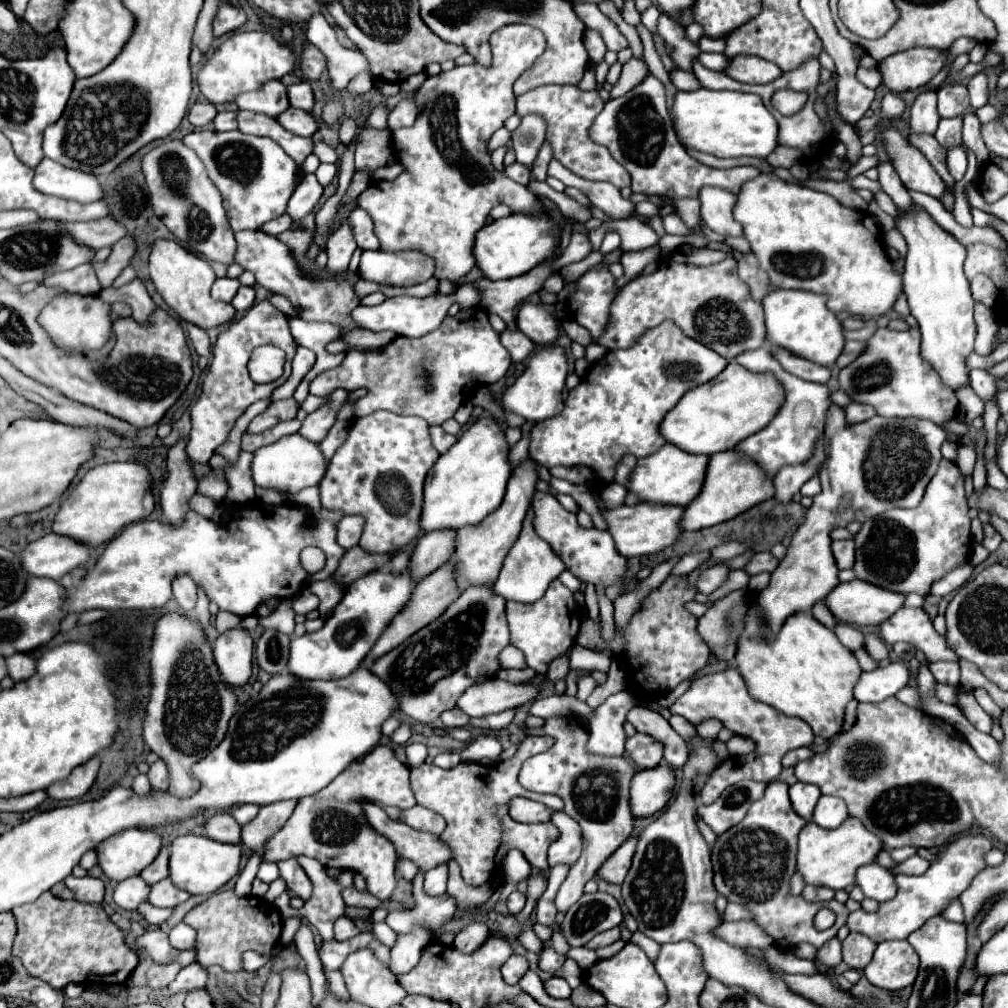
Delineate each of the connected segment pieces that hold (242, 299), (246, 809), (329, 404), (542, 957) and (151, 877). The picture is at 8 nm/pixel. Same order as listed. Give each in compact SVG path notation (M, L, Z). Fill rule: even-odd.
M241 286L239 292L235 294L235 298L231 300L231 304L233 304L235 310L243 312L243 310L253 306L253 300L255 300L255 290L251 286Z
M243 804L243 806L233 806L231 810L229 810L229 814L239 822L239 824L245 824L245 822L249 822L249 820L253 820L255 818L255 814L259 812L259 806L255 806L255 804Z
M345 388L333 390L333 392L327 396L327 402L325 402L319 410L315 410L313 414L309 414L309 416L303 420L303 426L301 426L299 434L305 436L307 440L319 444L319 442L327 436L327 432L331 430L331 426L335 424L337 414L339 414L339 410L343 408L343 404L347 402L347 398L349 398L349 392L347 392Z
M545 942L543 944L543 950L539 952L539 968L543 972L551 972L553 974L553 972L557 972L561 968L563 962L565 962L565 956L563 954L557 954L555 948L549 942Z
M163 846L159 856L155 858L155 862L151 866L147 866L143 872L141 872L141 878L151 886L159 880L163 880L167 876L167 858L171 856L171 846Z

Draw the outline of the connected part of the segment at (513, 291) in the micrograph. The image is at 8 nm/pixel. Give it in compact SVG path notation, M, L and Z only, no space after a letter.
M545 262L523 276L499 282L493 282L489 278L479 278L473 282L473 286L479 290L481 304L485 306L485 310L501 316L507 322L507 328L517 328L515 308L519 306L519 302L527 300L533 292L539 292L543 288L545 278L551 272L553 272L551 264Z

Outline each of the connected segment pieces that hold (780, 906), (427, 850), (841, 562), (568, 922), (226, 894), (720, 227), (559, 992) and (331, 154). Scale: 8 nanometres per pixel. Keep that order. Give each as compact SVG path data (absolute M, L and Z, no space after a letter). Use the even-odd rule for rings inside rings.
M769 782L765 788L763 798L759 798L759 802L751 804L751 810L747 812L747 816L743 818L743 822L739 822L739 826L733 826L731 830L727 830L725 834L721 834L711 850L711 860L713 860L713 884L717 888L717 892L721 896L725 896L729 902L737 902L743 904L747 910L751 910L755 914L755 922L771 936L775 938L777 946L781 948L795 948L801 942L809 942L815 948L823 946L827 940L831 940L837 930L847 922L849 910L845 908L845 904L839 904L837 900L829 900L829 902L807 902L801 896L791 896L789 894L789 878L795 874L795 850L797 850L797 834L799 830L807 824L803 818L799 818L799 814L795 814L789 794L787 794L789 786L785 782ZM821 908L829 908L835 912L837 920L829 930L817 930L813 926L813 918Z
M363 802L363 812L367 816L367 822L381 836L387 836L387 840L393 842L397 854L409 858L421 872L427 872L437 864L445 864L451 860L451 850L439 840L439 836L419 832L391 820L383 812L383 808L379 808L373 802Z
M839 540L833 542L833 554L837 560L837 566L843 568L851 568L855 564L855 544L853 540Z
M605 892L583 894L565 914L561 924L563 936L569 946L583 946L595 934L615 928L623 922L623 912L619 902Z
M223 890L211 894L205 902L195 906L185 916L185 924L197 930L197 946L195 946L195 962L207 966L220 965L228 972L243 970L241 957L246 951L269 954L282 933L282 918L273 910L269 902L263 902L255 896L239 898L233 890Z
M703 186L699 190L701 200L701 218L715 234L721 236L741 236L743 230L733 218L733 206L737 196L715 186Z
M555 976L549 982L545 982L545 990L553 998L569 998L571 996L569 984L565 980L561 980L561 978L555 978Z
M317 142L317 144L315 144L315 150L313 150L313 152L319 156L319 160L321 160L321 162L331 162L331 164L335 164L335 162L339 160L337 152L335 152L331 146L323 144L323 142Z

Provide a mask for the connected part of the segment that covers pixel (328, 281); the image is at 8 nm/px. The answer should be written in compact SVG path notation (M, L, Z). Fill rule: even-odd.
M243 230L235 234L237 240L237 252L235 252L235 264L241 264L245 270L251 270L261 286L265 286L271 292L281 292L289 298L293 308L297 308L299 318L307 322L329 322L341 328L341 336L345 336L351 330L363 328L351 318L351 312L355 306L359 306L361 298L355 294L353 282L347 278L329 276L323 280L309 278L301 266L297 264L293 250L277 240L275 236L263 234L259 230Z

